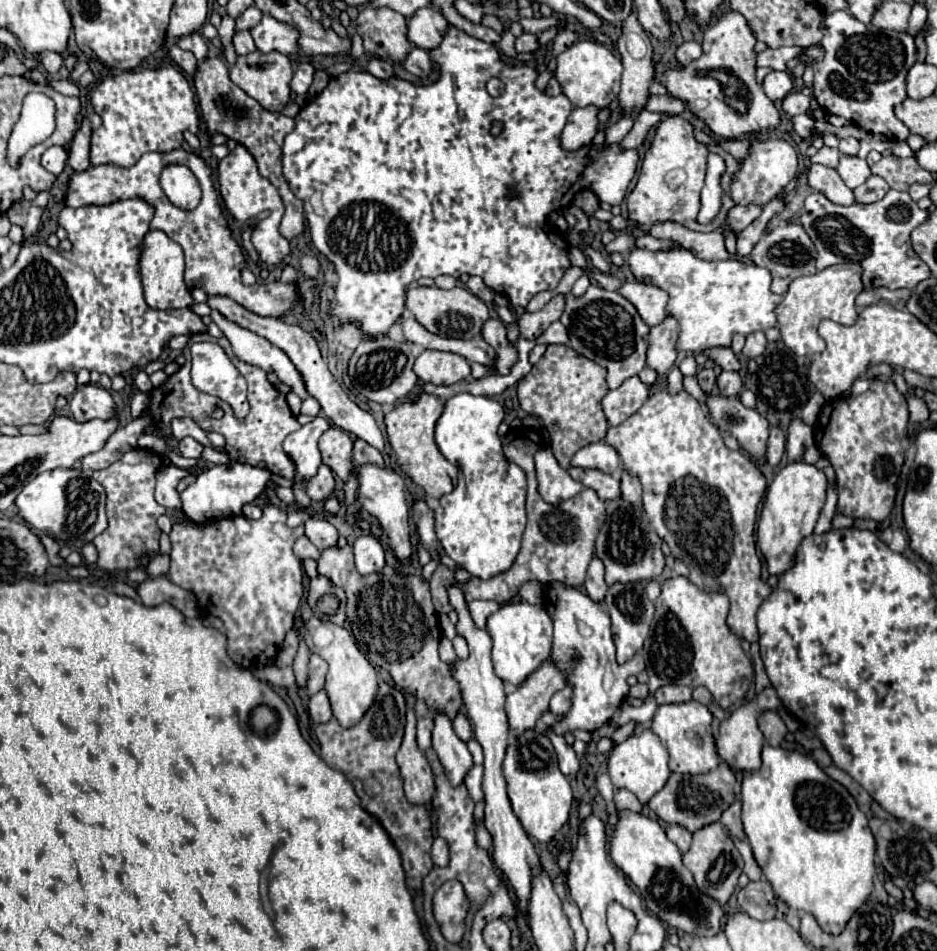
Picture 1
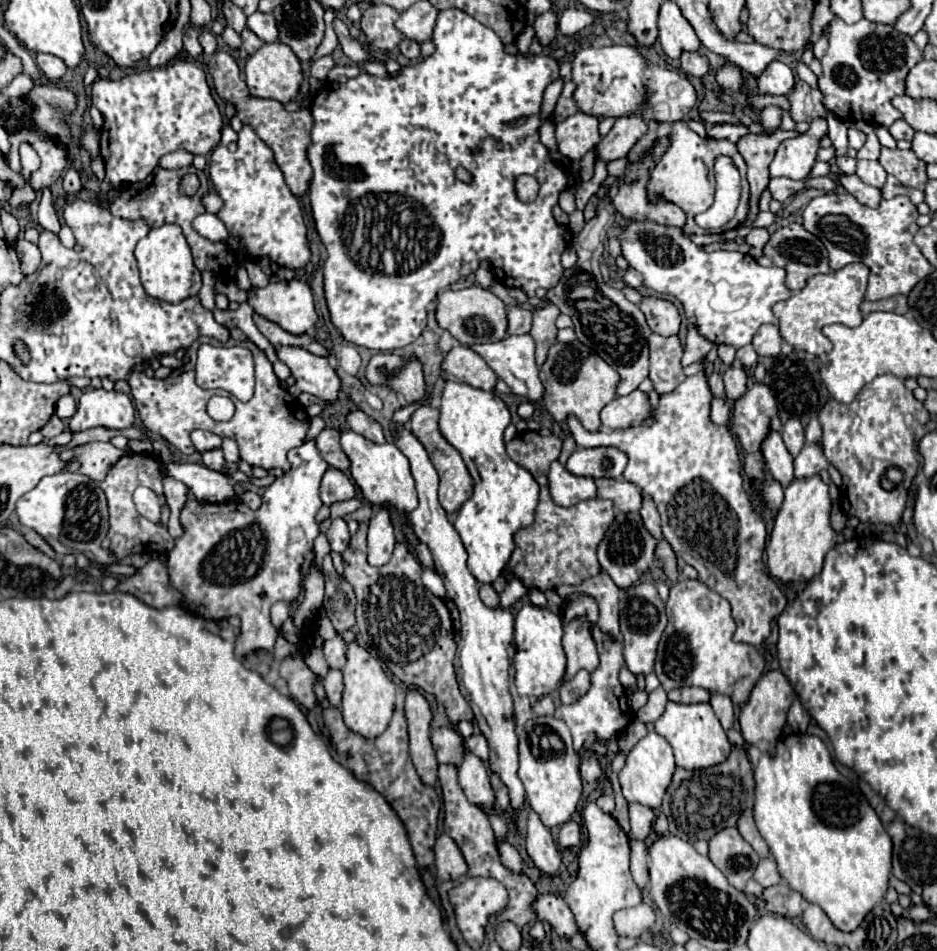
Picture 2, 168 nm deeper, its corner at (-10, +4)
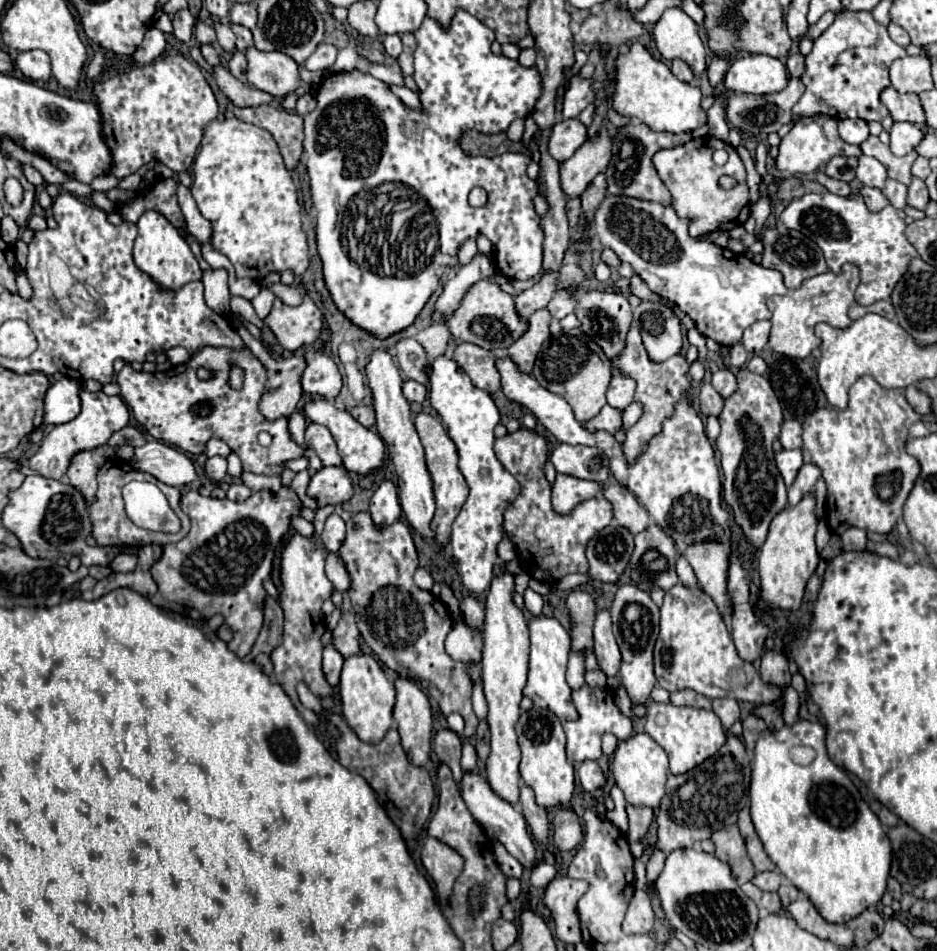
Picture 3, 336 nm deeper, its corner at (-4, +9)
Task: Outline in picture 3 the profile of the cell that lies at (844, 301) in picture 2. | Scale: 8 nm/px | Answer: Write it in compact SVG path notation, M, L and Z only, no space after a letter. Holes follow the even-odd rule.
M845 265L839 275L827 271L817 277L807 279L799 289L789 291L787 295L775 295L767 299L767 307L773 313L771 317L771 335L769 335L769 347L785 357L805 359L811 355L813 349L819 347L819 339L813 333L815 323L827 321L831 327L845 329L851 325L851 319L847 315L851 303L855 301L855 289L859 285L859 269L855 265Z

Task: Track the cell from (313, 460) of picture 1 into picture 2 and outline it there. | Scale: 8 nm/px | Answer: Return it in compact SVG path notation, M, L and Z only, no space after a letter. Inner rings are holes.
M305 440L301 448L293 448L287 454L291 462L291 470L277 478L263 494L263 504L255 512L241 502L223 502L223 504L203 504L197 500L187 500L181 510L181 528L183 536L175 540L175 548L169 552L167 572L171 584L181 590L187 598L189 610L207 618L221 620L229 616L239 616L241 634L237 636L237 658L243 660L247 654L255 650L271 652L277 640L277 630L269 620L269 610L275 602L283 600L287 604L295 604L301 592L301 566L305 558L313 552L313 542L319 536L319 526L315 522L315 514L321 508L319 484L321 476L329 468L329 464L319 454L315 440Z

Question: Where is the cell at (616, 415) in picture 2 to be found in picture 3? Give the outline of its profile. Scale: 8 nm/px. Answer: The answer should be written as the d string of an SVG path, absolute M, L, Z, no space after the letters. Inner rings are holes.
M605 405L601 409L601 413L595 419L583 423L583 427L587 431L591 431L591 433L595 433L595 431L607 431L607 433L615 435L621 429L621 411Z

